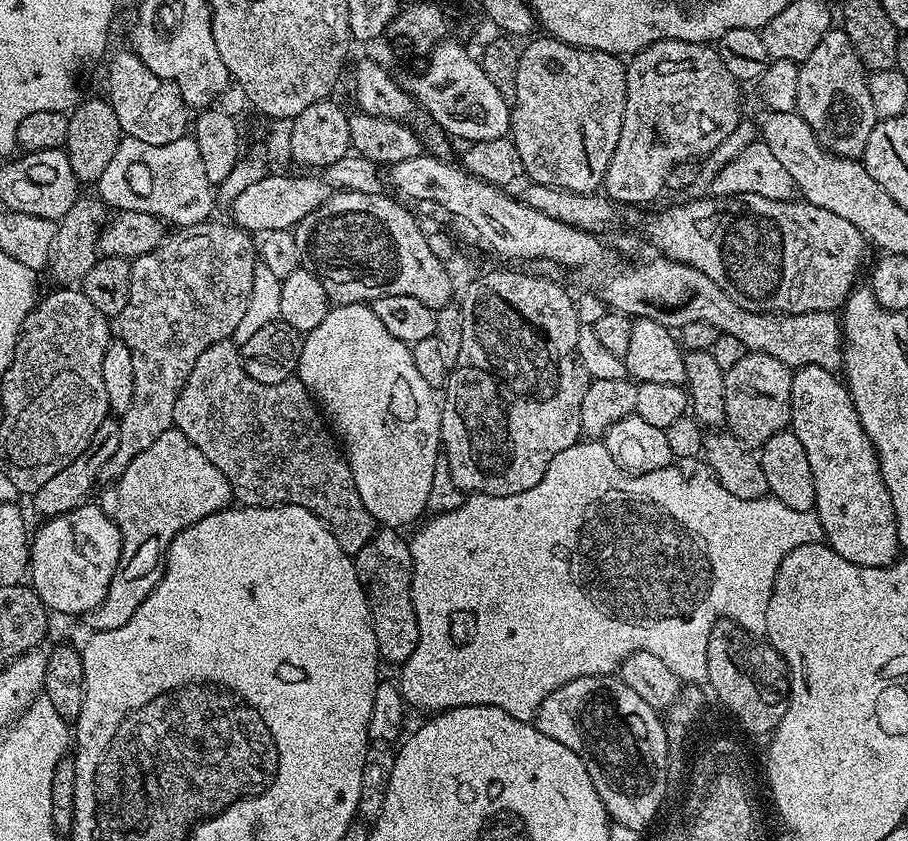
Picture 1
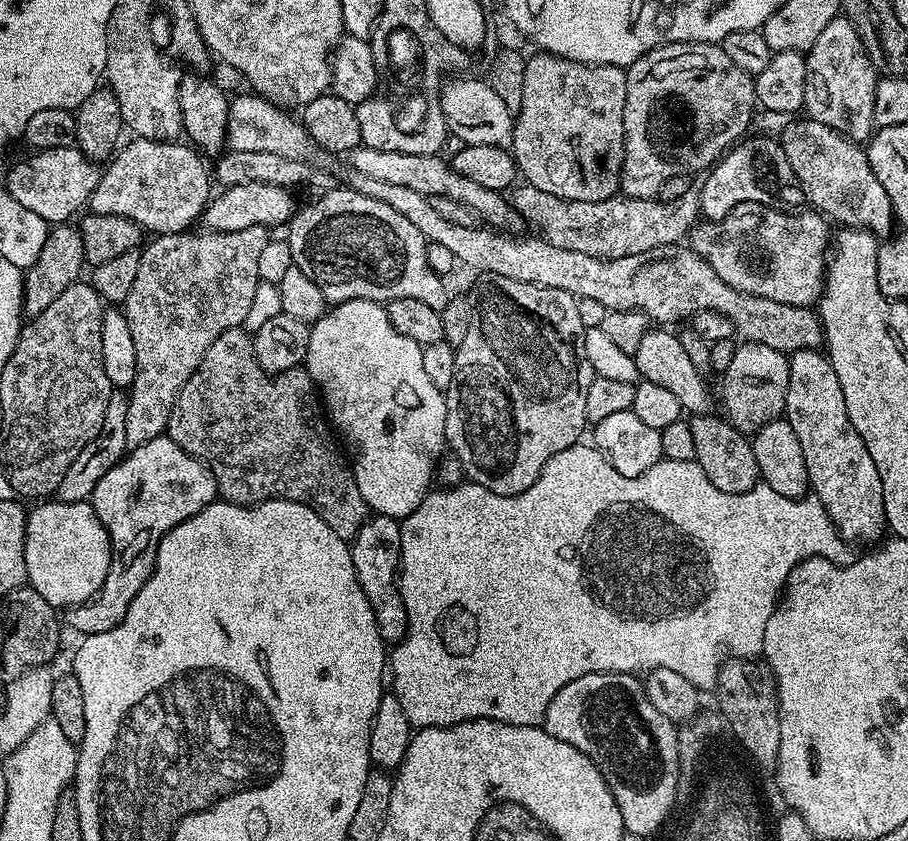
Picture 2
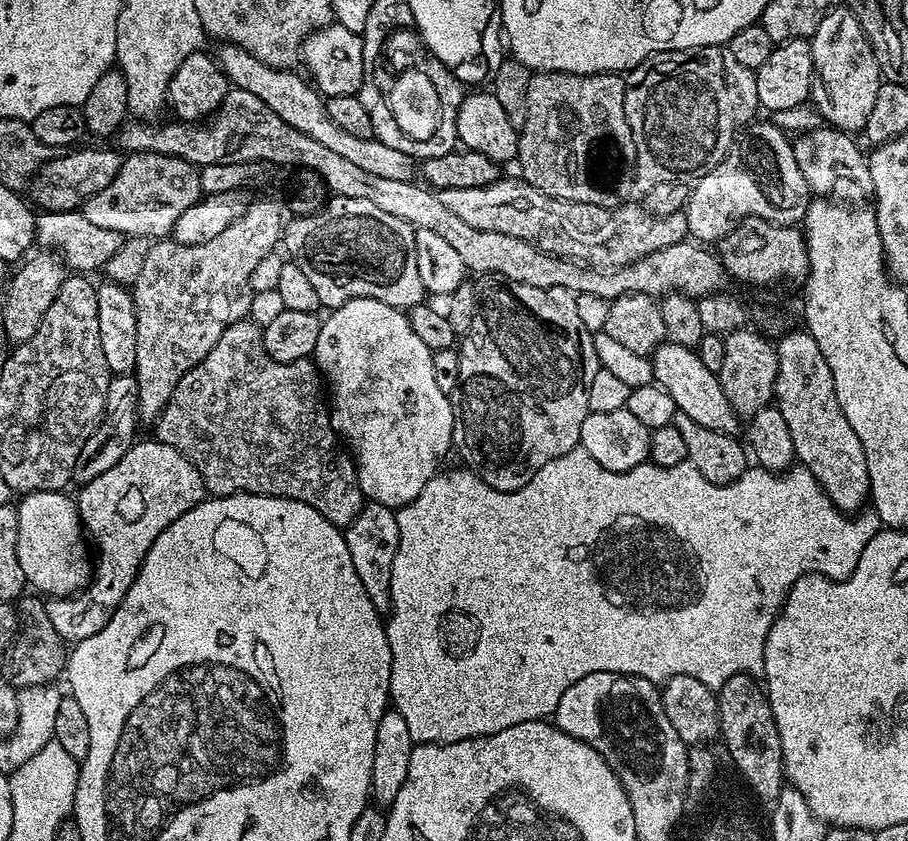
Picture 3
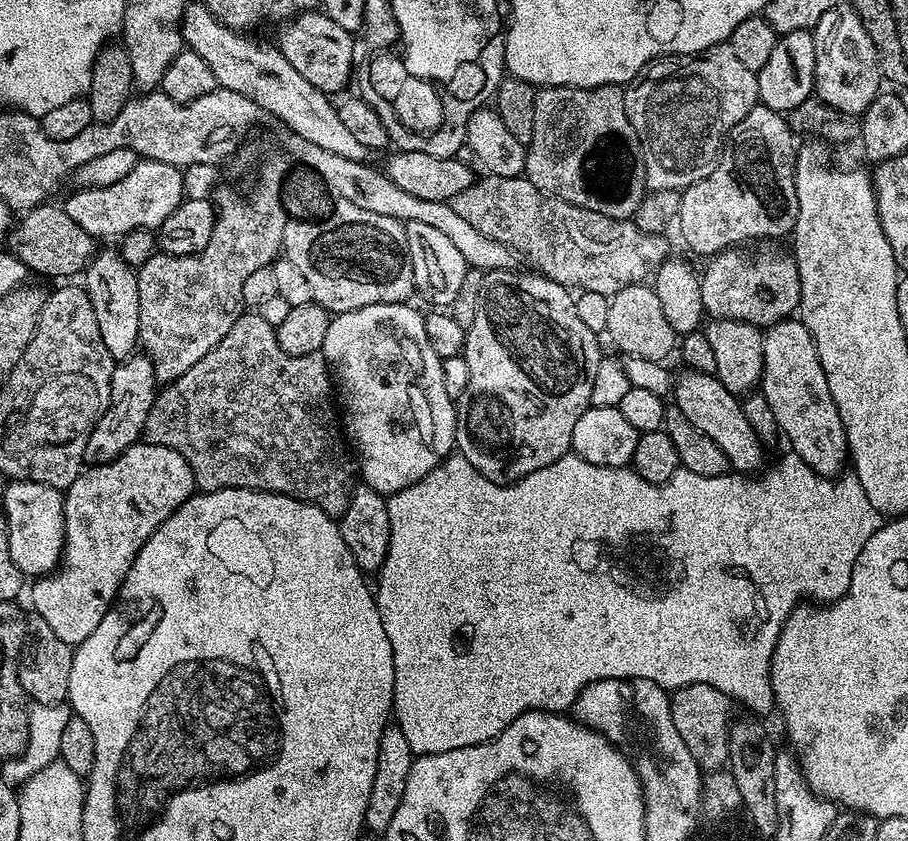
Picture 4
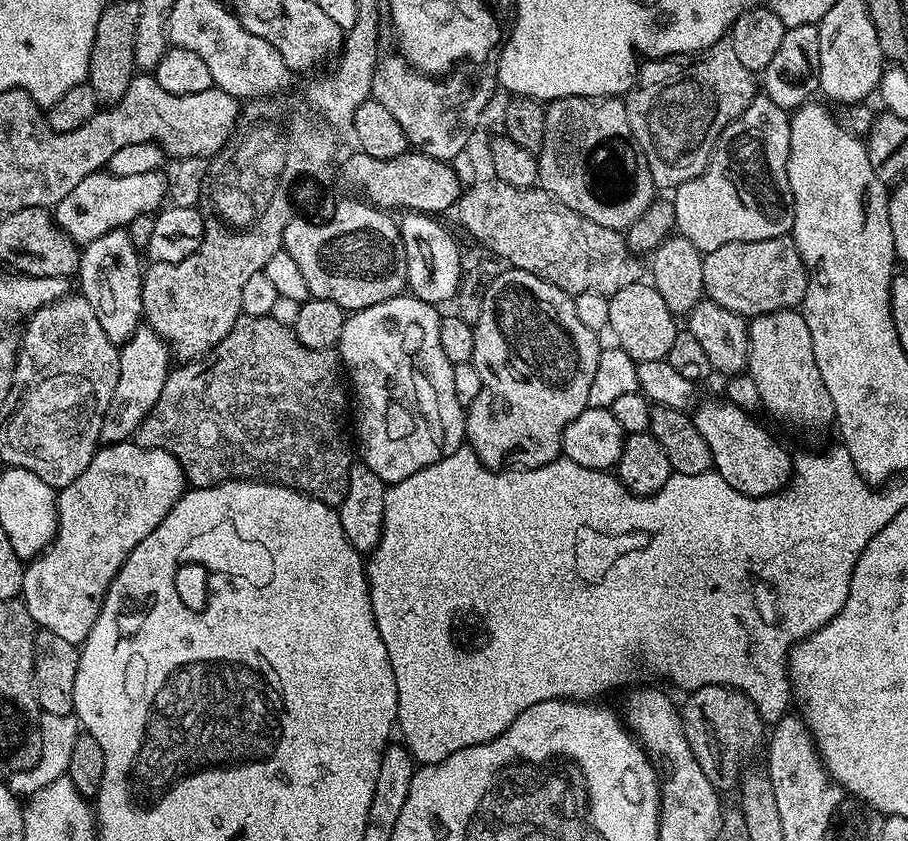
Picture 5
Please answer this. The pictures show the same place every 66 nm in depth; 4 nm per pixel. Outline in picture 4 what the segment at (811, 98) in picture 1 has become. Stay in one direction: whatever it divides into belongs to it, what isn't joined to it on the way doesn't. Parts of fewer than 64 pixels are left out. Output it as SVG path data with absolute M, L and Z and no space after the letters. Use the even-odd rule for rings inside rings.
M838 2L816 24L814 29L814 66L816 67L815 95L822 103L833 107L842 115L863 116L882 91L880 59L862 18L851 3Z

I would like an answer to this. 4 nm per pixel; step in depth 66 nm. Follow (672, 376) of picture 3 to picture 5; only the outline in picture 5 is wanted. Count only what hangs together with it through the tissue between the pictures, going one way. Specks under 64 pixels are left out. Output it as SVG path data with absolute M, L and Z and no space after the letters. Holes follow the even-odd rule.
M719 399L708 401L694 414L698 434L710 446L714 471L747 496L772 496L781 491L794 474L793 453L788 453L749 413L729 404L727 399Z

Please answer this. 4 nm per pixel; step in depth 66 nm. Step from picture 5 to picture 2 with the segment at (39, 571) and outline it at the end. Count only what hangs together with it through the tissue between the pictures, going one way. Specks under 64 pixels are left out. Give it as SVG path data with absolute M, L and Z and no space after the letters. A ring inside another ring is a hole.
M166 434L131 449L94 486L90 497L92 509L108 531L112 543L112 561L106 582L87 604L67 609L66 624L81 637L102 634L126 618L134 594L152 576L156 547L174 526L186 522L198 510L217 499L216 479L203 460L186 454Z

